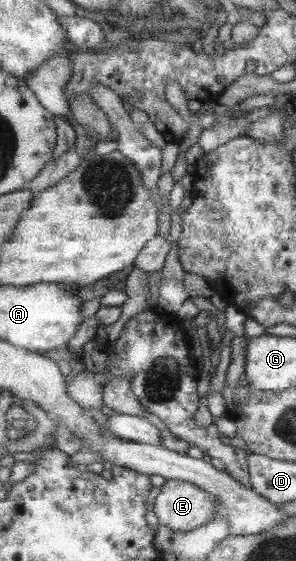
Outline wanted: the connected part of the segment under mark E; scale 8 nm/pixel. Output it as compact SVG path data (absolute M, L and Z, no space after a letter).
M171 479L155 498L154 511L161 524L175 531L195 531L215 517L216 497L195 483Z

